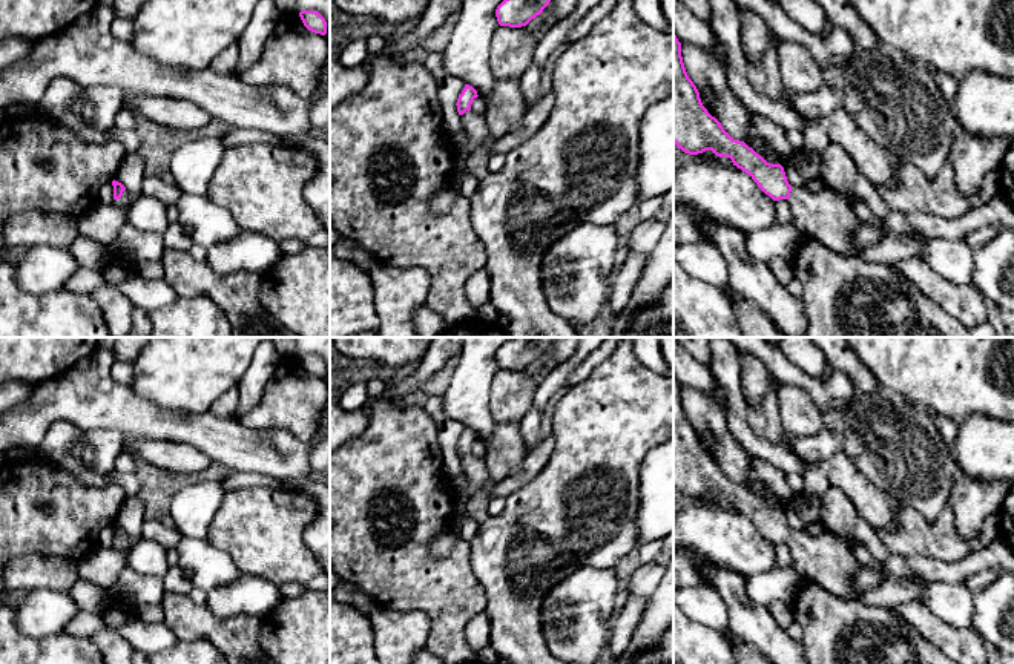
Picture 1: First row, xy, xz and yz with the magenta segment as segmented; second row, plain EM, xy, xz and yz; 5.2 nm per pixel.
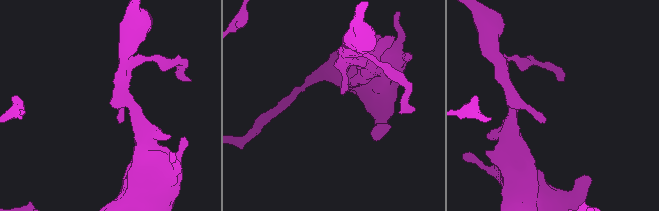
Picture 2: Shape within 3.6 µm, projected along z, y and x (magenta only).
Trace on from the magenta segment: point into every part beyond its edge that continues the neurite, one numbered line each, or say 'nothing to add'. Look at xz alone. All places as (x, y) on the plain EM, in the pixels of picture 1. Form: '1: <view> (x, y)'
1: xz (474, 471)

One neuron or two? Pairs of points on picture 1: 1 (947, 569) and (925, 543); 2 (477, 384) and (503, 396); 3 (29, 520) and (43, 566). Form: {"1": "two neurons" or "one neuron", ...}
{"1": "two neurons", "2": "two neurons", "3": "two neurons"}

